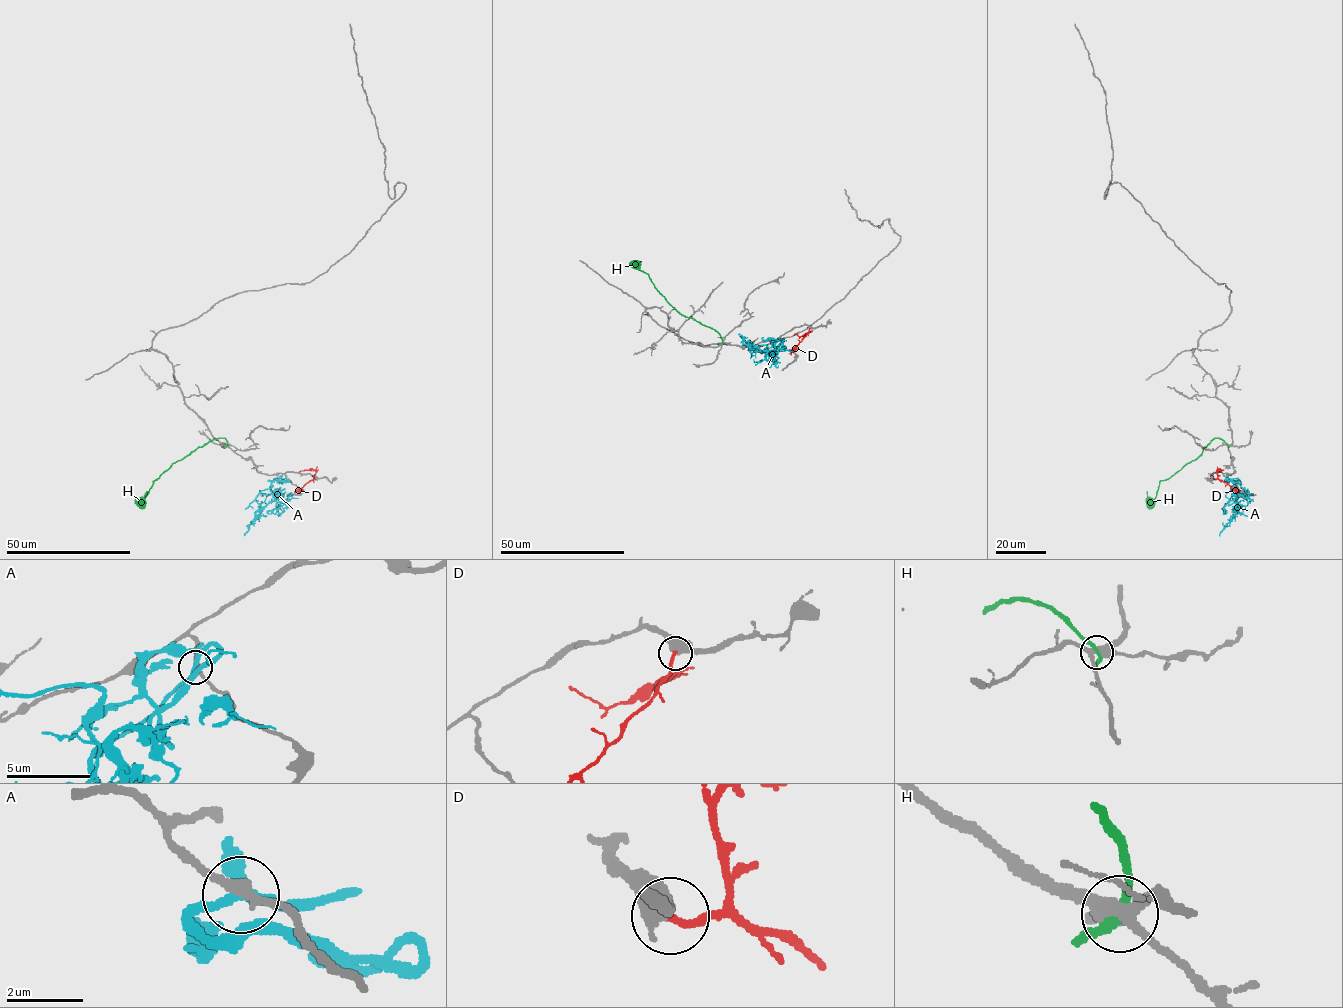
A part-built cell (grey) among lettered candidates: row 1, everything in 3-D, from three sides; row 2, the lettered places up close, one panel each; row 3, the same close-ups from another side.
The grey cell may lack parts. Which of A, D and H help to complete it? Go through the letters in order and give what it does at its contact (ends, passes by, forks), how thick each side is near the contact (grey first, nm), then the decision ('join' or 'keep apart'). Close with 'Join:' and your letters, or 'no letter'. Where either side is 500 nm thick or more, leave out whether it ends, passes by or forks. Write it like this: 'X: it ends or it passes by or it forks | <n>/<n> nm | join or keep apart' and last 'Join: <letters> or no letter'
A: it passes by | 260/240 nm | keep apart
D: it ends | 480/190 nm | keep apart
H: it passes by | 380/240 nm | keep apart
Join: no letter

